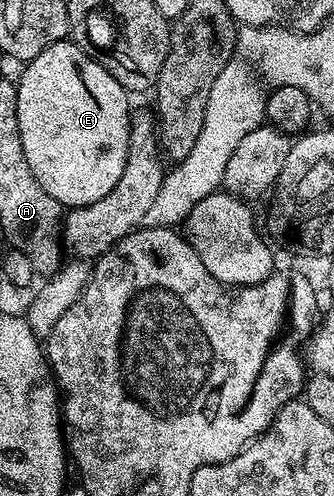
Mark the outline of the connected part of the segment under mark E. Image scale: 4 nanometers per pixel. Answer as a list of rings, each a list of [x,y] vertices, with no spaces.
[[[73,40],[43,48],[22,70],[21,78],[16,79],[19,136],[35,180],[63,208],[103,200],[119,184],[123,164],[127,164],[130,95]]]

